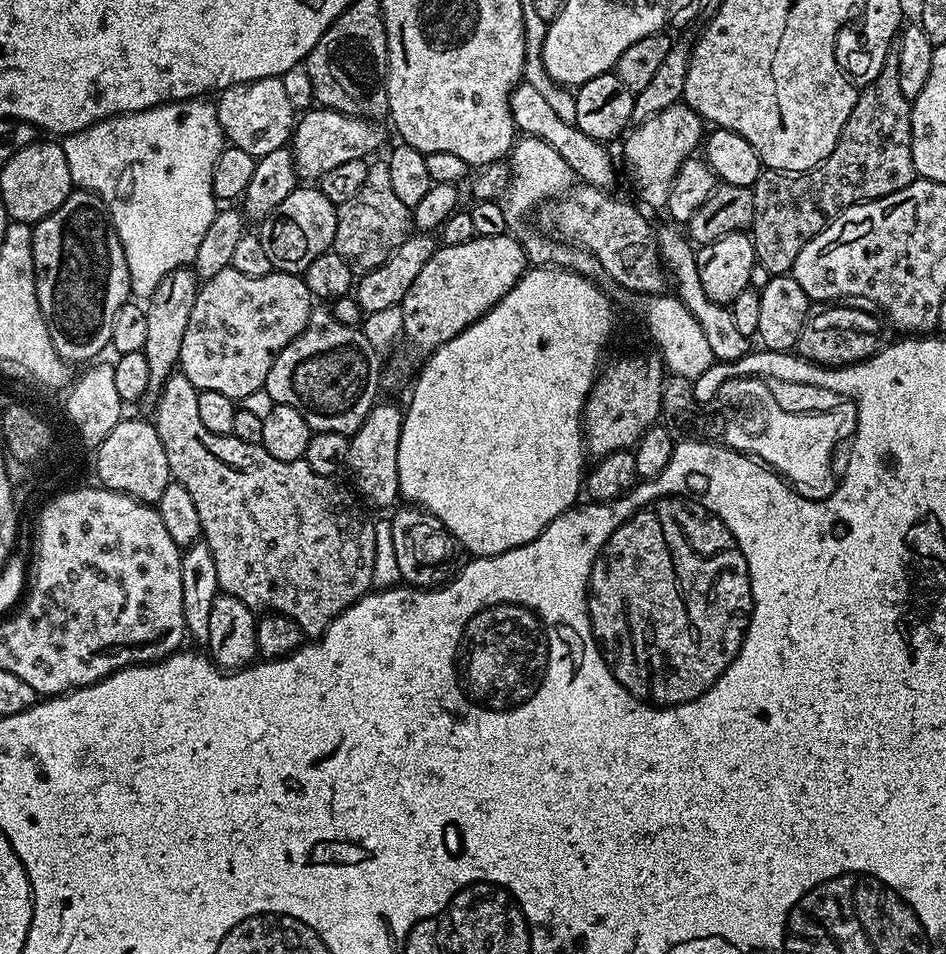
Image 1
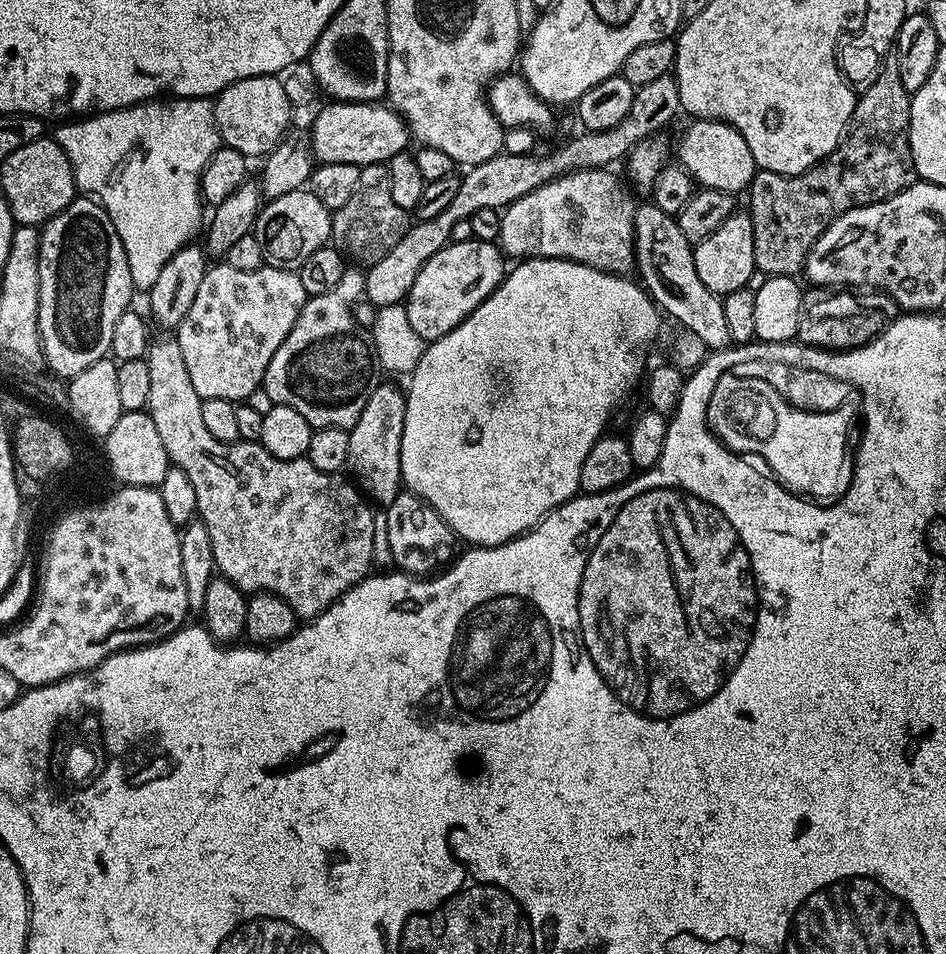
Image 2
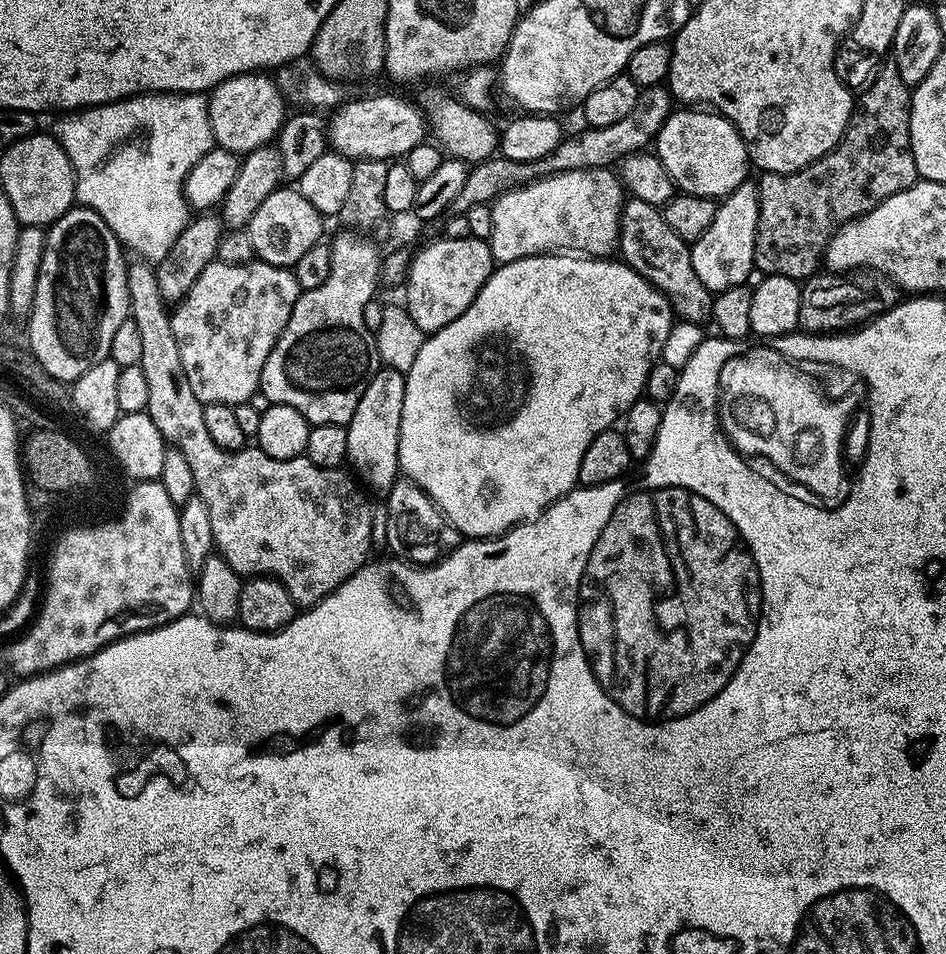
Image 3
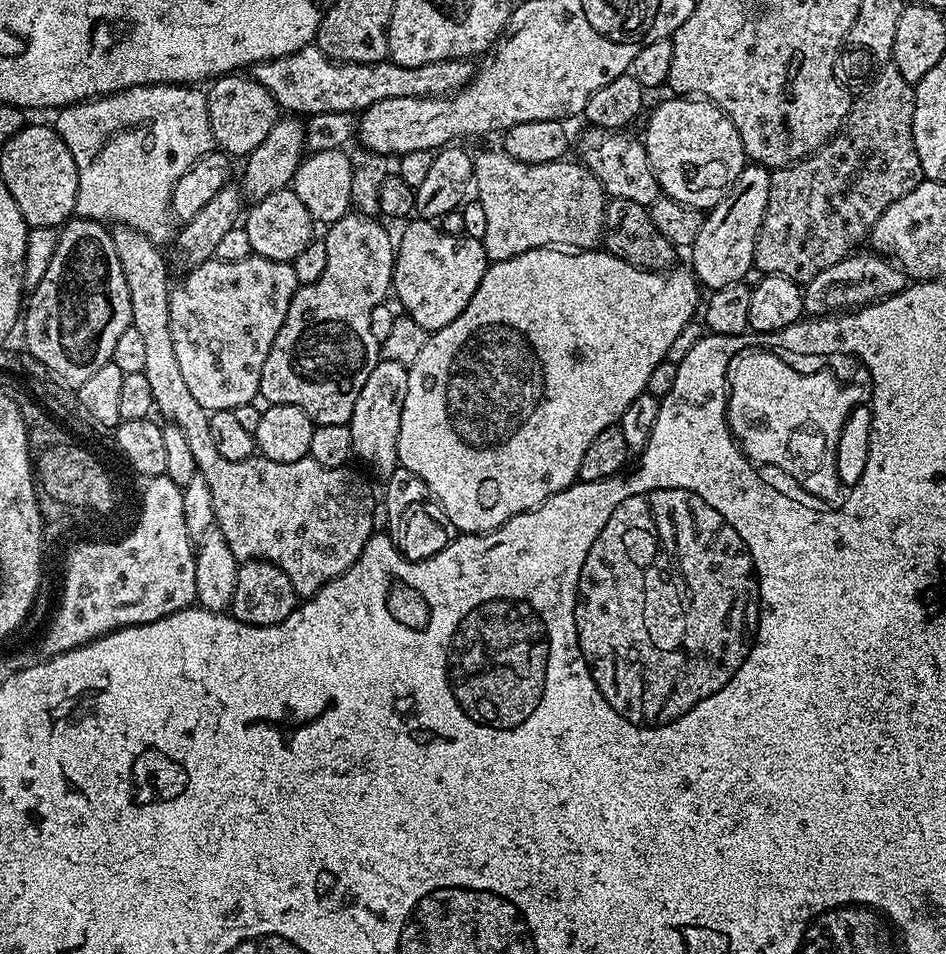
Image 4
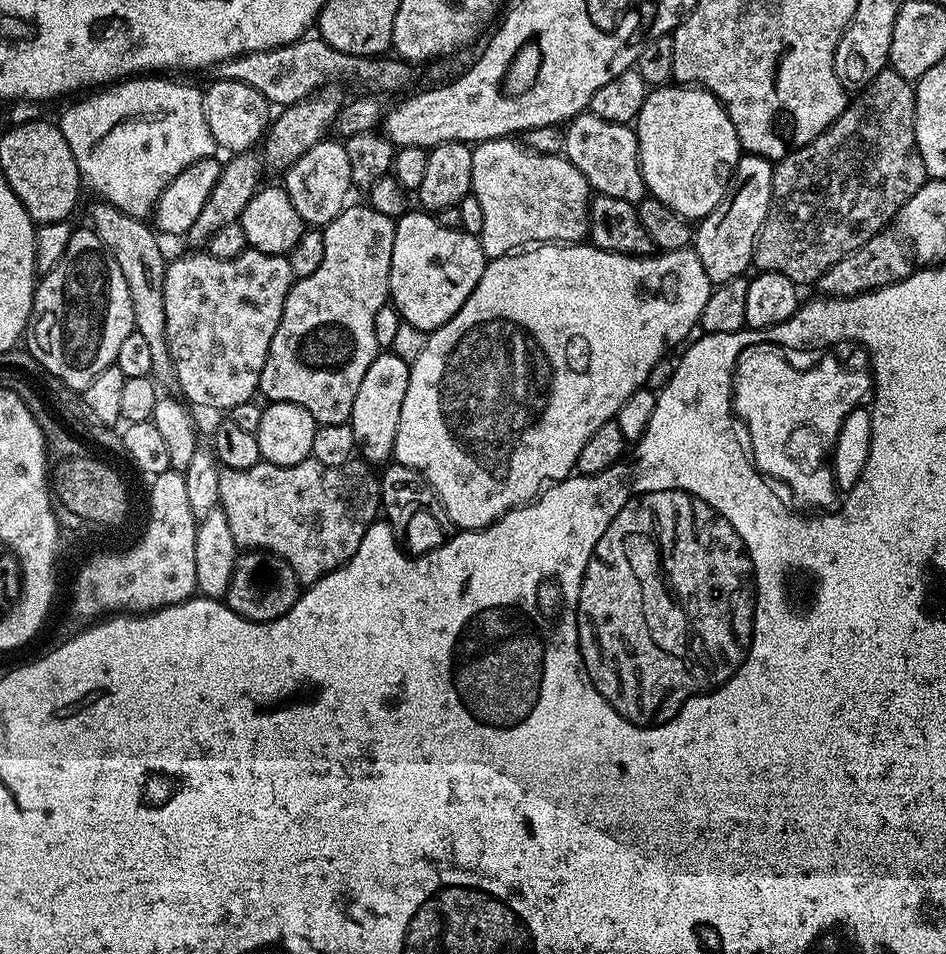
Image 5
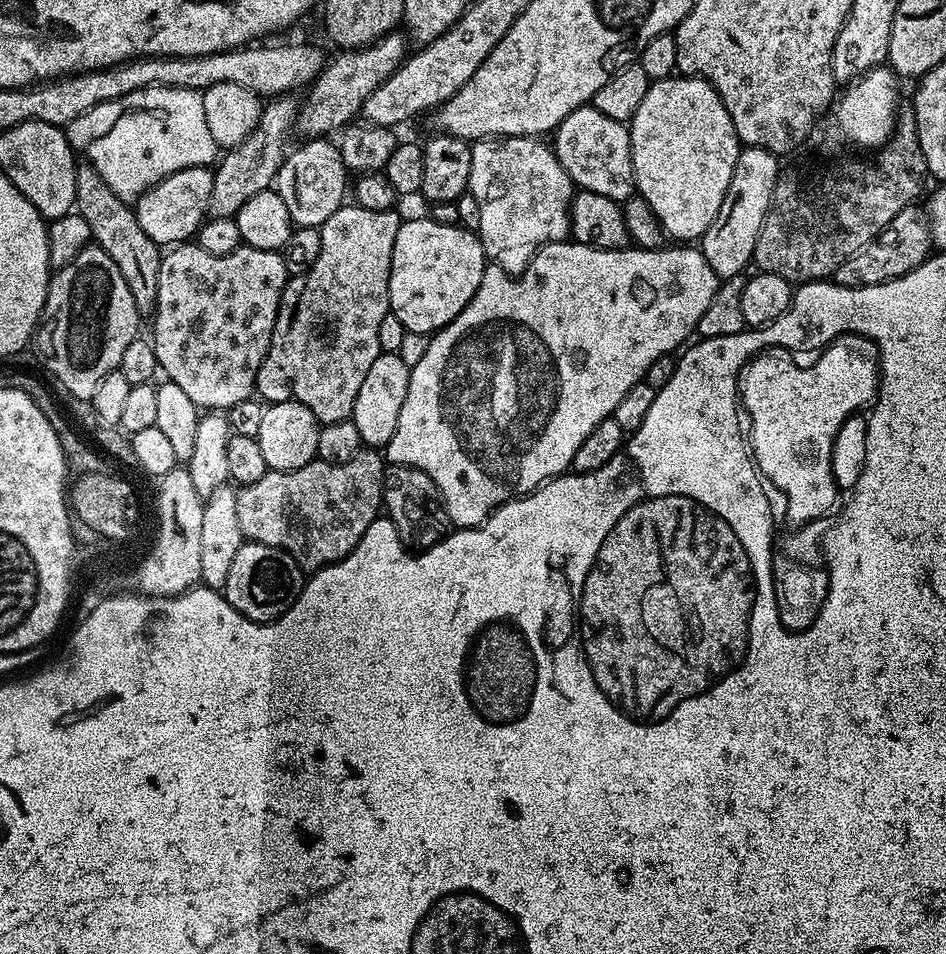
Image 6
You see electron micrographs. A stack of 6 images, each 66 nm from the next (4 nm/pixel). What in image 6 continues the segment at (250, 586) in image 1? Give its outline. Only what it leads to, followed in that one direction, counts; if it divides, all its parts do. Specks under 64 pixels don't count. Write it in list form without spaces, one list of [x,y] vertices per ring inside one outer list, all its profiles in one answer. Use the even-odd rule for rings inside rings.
[[[84,162],[76,170],[76,207],[75,211],[86,218],[92,231],[92,240],[114,258],[118,270],[122,270],[122,278],[126,278],[126,286],[130,286],[130,294],[134,294],[134,306],[141,317],[151,317],[156,310],[158,298],[158,270],[160,269],[161,245],[155,244],[138,226],[133,205],[127,200],[118,198],[106,182],[102,182],[102,174],[94,170],[91,164]],[[361,447],[350,462],[331,464],[322,459],[314,459],[306,466],[289,472],[269,470],[258,478],[258,482],[243,485],[236,493],[238,502],[238,526],[242,528],[245,541],[257,540],[266,546],[274,546],[290,558],[299,568],[315,570],[327,564],[346,558],[358,546],[362,534],[378,519],[382,512],[384,494],[384,474],[386,460],[377,449]]]

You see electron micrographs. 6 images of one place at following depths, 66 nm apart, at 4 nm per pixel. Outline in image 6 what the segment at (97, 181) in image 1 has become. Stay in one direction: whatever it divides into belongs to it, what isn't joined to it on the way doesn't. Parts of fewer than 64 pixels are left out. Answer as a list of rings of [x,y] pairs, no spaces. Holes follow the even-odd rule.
[[[140,88],[134,94],[102,102],[86,115],[74,118],[74,122],[66,126],[68,140],[73,149],[102,174],[102,182],[106,182],[118,198],[135,202],[143,192],[178,170],[217,163],[218,149],[206,126],[203,97],[203,91]]]

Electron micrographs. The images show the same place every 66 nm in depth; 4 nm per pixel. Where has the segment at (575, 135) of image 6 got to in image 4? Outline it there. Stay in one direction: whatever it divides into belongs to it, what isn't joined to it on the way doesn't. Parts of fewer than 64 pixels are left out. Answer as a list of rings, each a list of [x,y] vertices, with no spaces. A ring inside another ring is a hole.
[[[585,127],[585,132],[580,136],[579,163],[602,182],[605,197],[626,202],[638,202],[650,206],[661,196],[660,183],[650,166],[650,158],[644,149],[643,139],[627,136],[624,130],[611,128]]]

